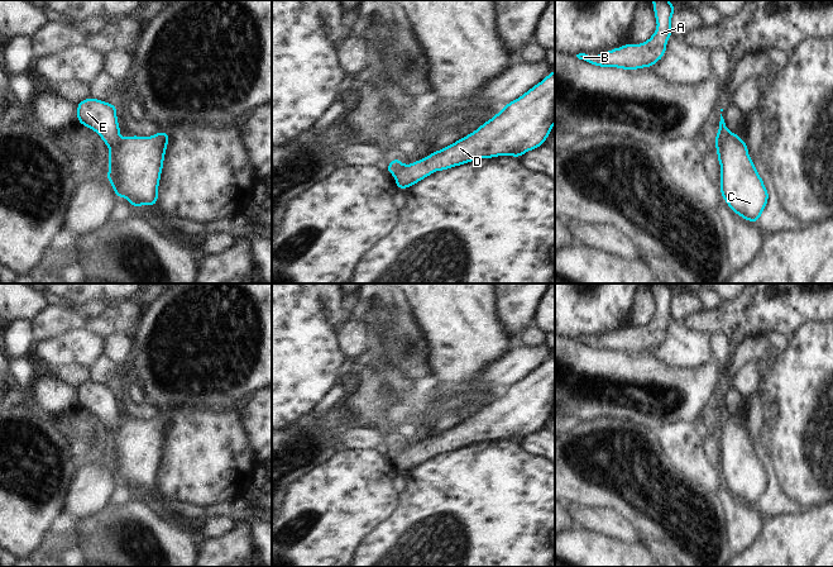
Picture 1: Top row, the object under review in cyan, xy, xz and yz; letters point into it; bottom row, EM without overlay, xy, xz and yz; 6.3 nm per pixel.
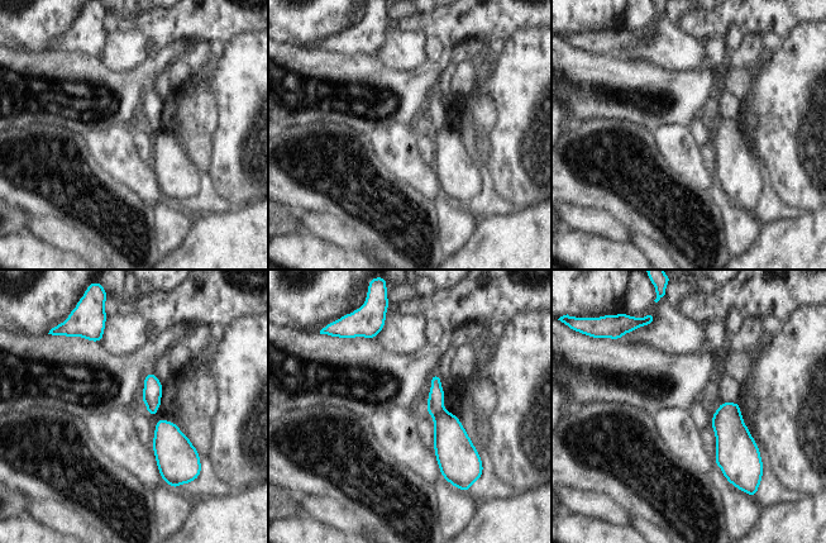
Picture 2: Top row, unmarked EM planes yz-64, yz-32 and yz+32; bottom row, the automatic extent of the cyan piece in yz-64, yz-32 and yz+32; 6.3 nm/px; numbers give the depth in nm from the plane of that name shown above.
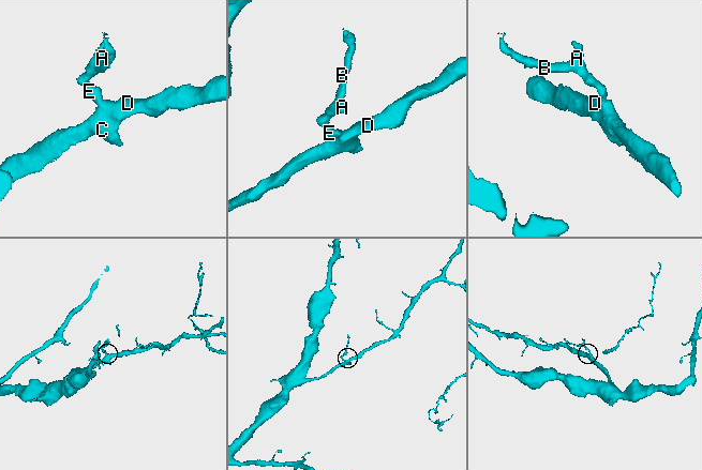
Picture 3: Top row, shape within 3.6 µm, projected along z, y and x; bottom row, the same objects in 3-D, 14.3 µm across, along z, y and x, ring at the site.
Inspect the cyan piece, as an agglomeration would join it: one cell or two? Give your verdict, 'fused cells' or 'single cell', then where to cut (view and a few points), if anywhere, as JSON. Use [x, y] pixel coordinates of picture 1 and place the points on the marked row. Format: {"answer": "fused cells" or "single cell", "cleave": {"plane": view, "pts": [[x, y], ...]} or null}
{"answer": "fused cells", "cleave": {"plane": "yz", "pts": [[731, 133], [717, 142]]}}

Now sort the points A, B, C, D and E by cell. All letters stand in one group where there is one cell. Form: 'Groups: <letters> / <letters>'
Groups: A B E / C D

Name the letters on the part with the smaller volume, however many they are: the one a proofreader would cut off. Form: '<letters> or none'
A, B, E

